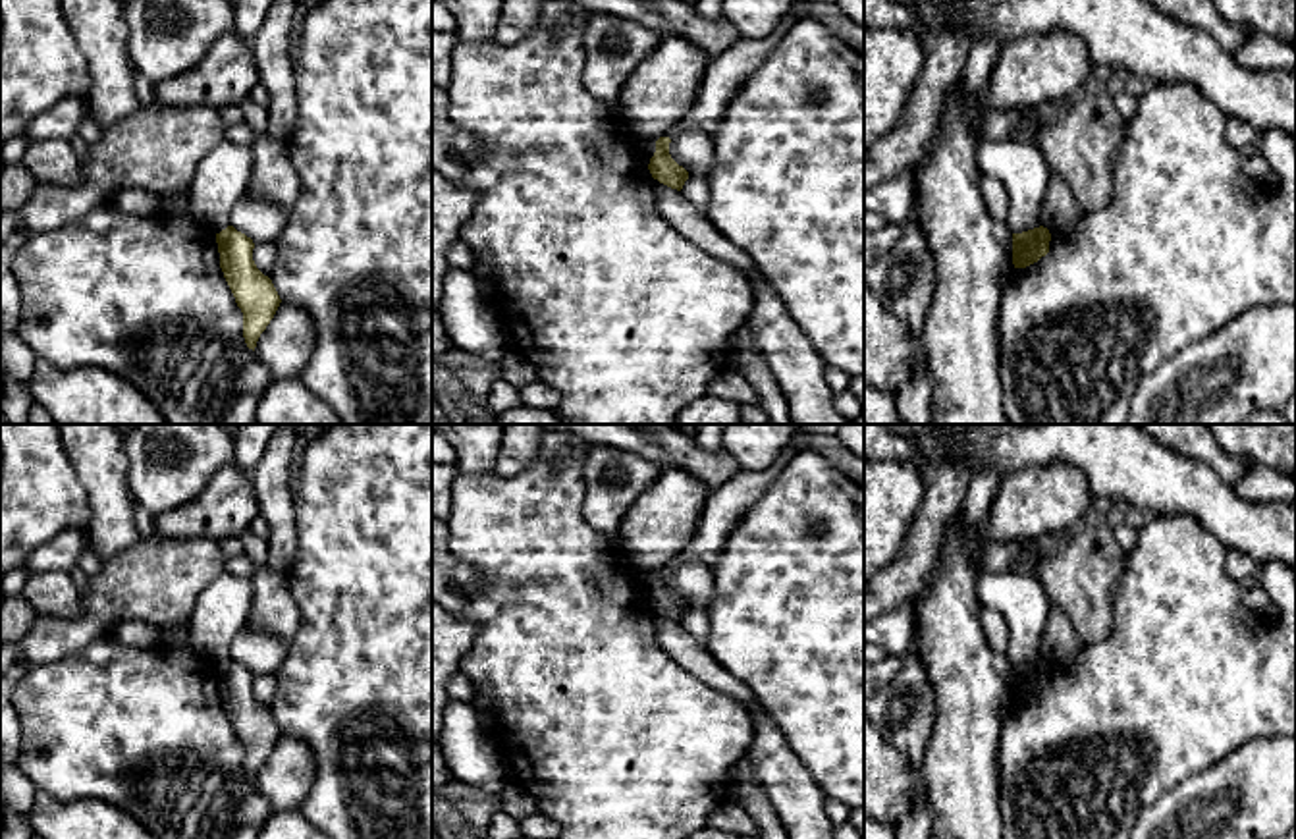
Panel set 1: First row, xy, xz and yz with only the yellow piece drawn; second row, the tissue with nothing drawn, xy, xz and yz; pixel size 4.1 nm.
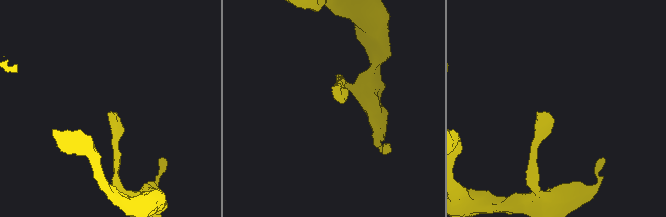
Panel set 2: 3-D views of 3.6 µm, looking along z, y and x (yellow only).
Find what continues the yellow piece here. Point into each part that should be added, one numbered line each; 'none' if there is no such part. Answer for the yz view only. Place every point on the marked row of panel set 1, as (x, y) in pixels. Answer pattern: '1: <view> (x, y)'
none

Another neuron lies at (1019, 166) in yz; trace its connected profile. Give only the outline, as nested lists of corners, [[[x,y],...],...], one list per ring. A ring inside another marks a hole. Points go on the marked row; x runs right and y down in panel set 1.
[[[1012,139],[980,141],[978,168],[982,176],[993,176],[1007,187],[1012,212],[1007,226],[1012,233],[1041,226],[1051,174],[1036,145]]]

